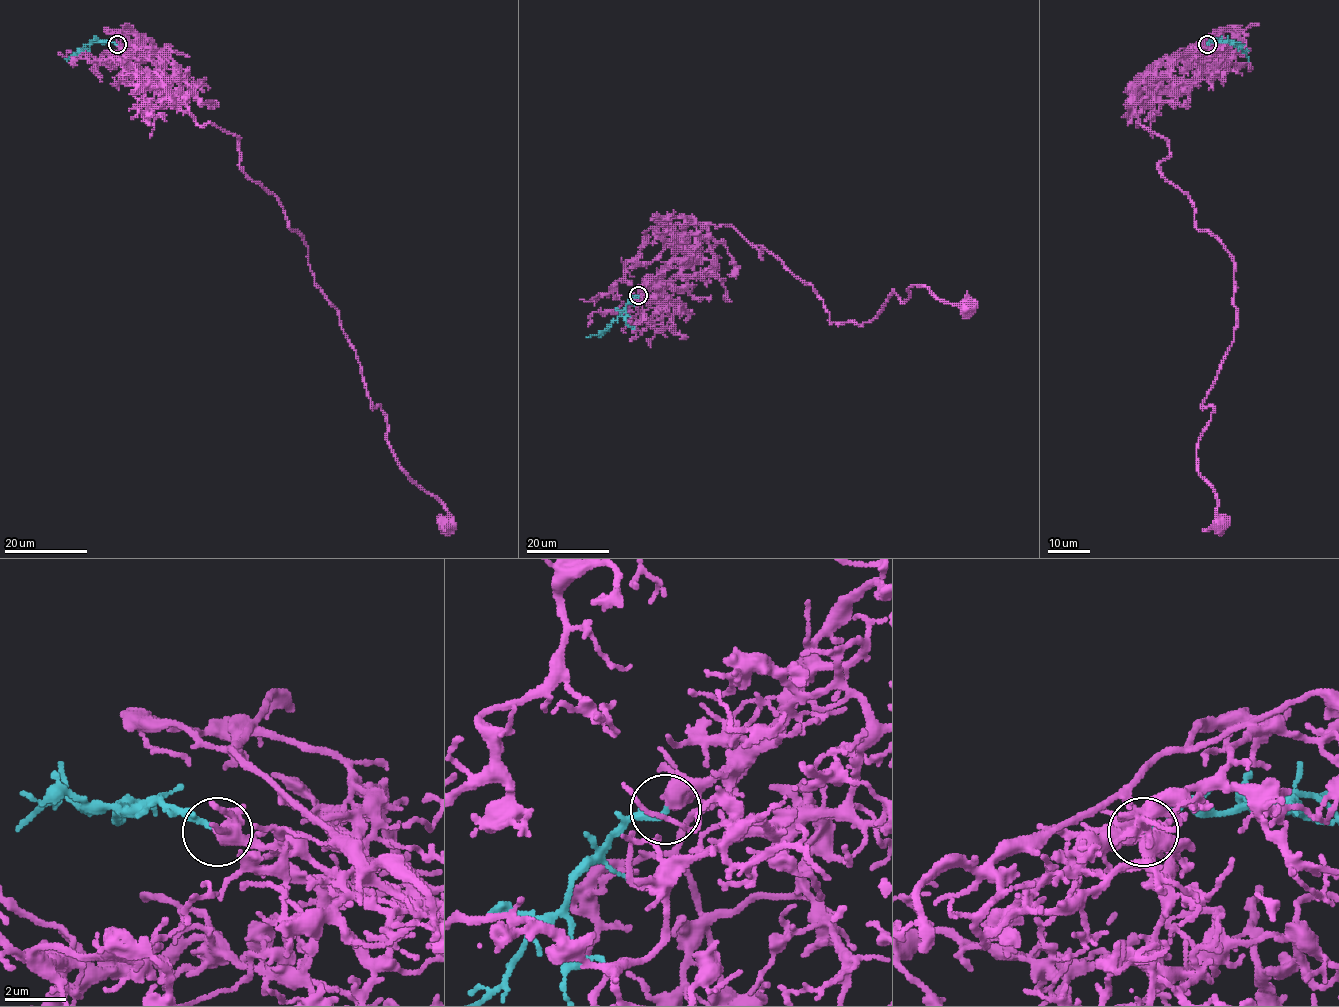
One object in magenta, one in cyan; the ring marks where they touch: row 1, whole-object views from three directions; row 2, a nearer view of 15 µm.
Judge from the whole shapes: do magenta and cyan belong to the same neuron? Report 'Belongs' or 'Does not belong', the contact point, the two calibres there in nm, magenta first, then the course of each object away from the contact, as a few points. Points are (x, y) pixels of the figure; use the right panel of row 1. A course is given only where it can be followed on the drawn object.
Belongs. Place: (1207, 44). Thickness 360 nm (magenta) against 190 nm. Course of magenta: (1207, 45), (1134, 98), (1136, 126), (1169, 141), (1157, 169), (1234, 262), (1197, 453), (1222, 524). Course of cyan: (1207, 45), (1211, 40), (1230, 39), (1247, 54), (1249, 61)

